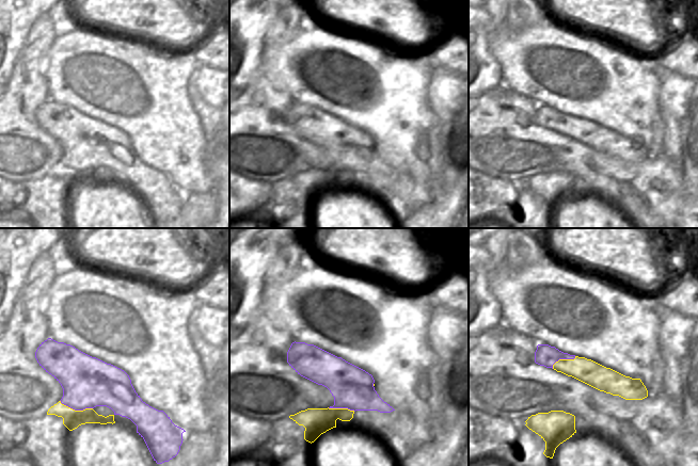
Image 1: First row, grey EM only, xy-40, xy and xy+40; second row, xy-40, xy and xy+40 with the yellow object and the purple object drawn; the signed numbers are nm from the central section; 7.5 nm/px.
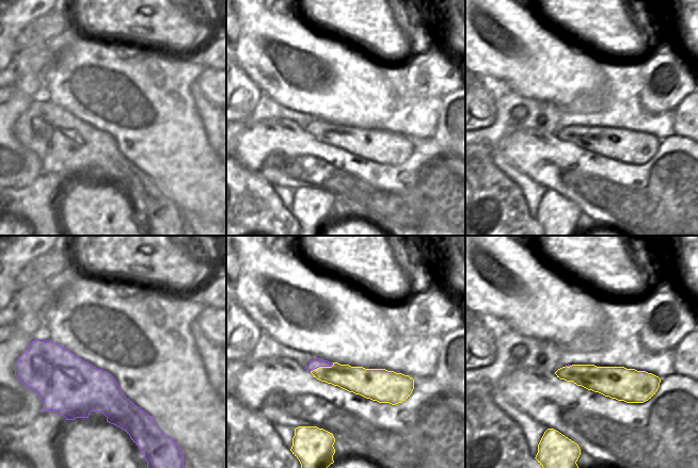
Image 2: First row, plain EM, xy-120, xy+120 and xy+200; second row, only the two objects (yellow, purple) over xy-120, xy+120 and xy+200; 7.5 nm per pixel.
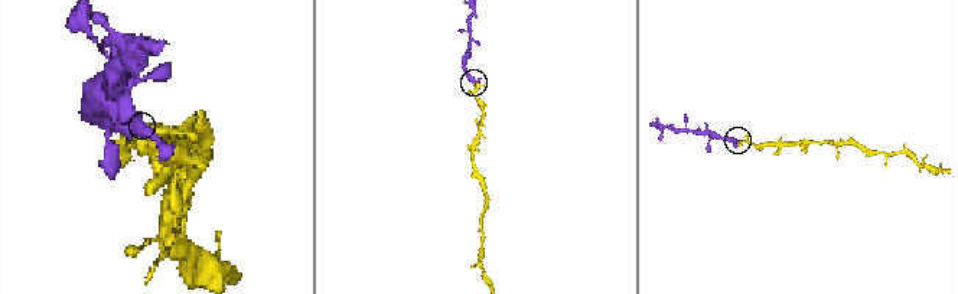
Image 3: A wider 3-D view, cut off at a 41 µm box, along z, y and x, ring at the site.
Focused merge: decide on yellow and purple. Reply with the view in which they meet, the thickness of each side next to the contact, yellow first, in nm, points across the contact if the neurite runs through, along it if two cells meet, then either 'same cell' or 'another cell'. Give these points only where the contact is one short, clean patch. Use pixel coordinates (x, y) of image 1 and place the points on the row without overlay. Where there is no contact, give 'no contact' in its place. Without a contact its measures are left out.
contact in xy-40; calibres 140 and 380 nm; same cell

